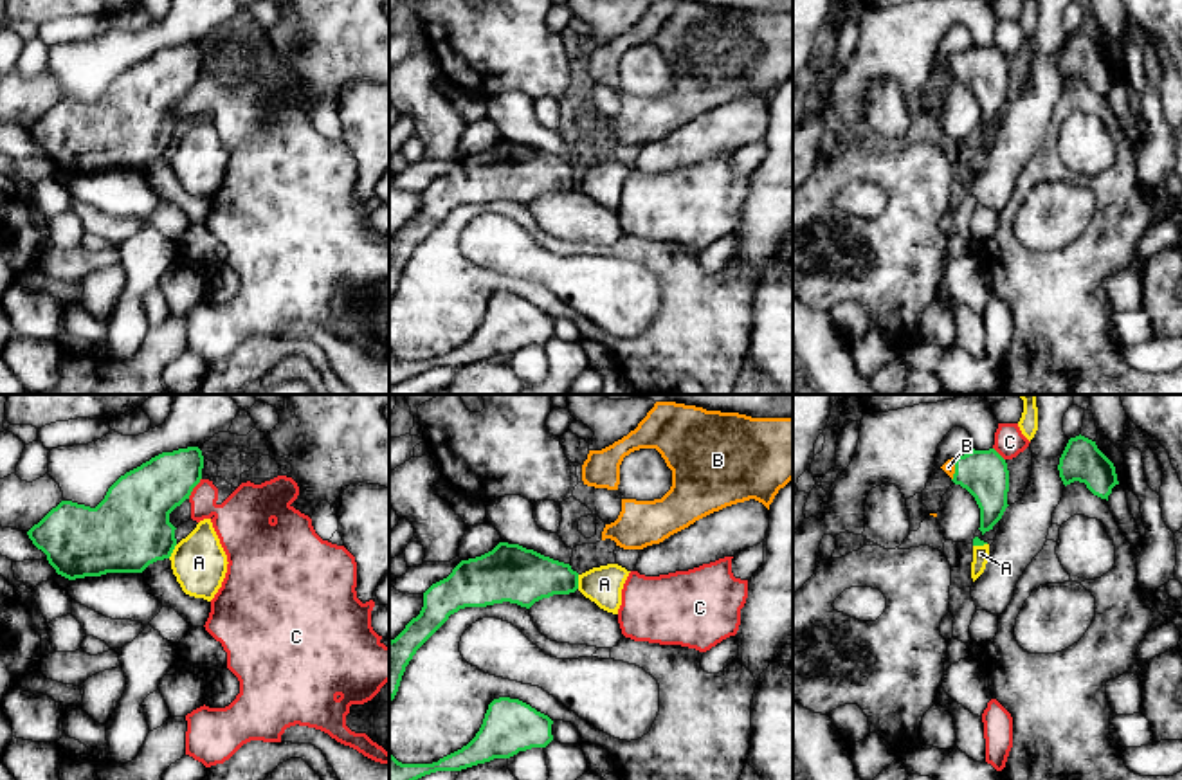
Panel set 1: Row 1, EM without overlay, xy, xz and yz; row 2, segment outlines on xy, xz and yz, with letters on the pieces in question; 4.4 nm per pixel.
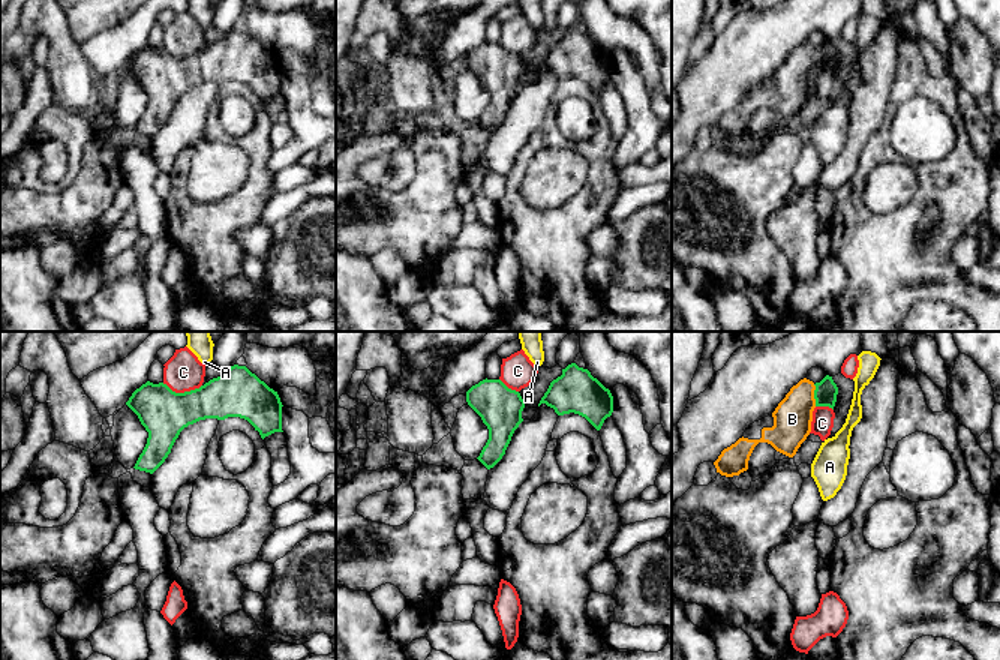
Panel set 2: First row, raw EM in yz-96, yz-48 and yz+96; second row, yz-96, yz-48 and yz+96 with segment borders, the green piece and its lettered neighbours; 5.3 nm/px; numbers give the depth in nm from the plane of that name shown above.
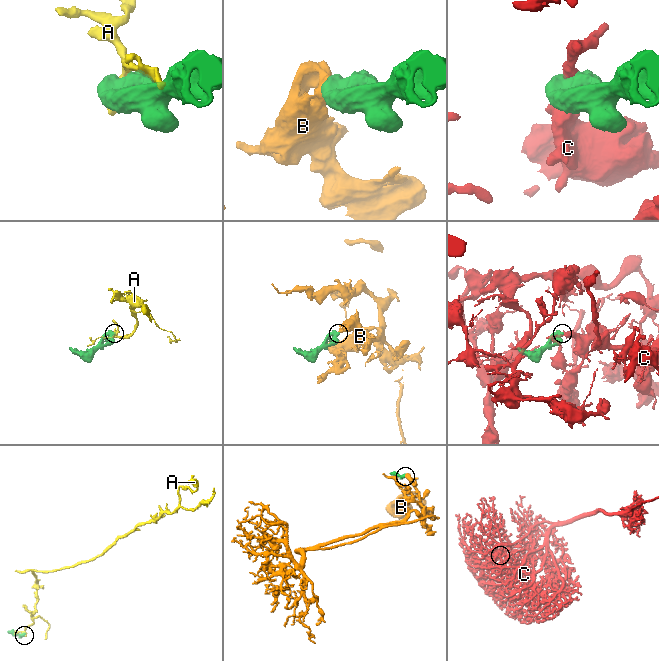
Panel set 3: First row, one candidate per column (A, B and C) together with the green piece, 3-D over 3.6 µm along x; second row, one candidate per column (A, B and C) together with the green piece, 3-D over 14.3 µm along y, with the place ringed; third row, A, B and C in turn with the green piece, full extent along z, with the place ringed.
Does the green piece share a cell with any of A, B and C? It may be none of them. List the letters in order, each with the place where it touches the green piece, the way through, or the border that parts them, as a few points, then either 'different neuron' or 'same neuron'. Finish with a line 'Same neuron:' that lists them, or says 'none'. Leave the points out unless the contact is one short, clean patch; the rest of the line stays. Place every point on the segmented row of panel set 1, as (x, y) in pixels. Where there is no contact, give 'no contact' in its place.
A: meets green in xy at (172, 552); border along xy (177, 544), (168, 557); different neuron
B: meets green in yz at (955, 469); runs through yz (984, 474), (955, 469), (948, 467); same neuron
C: meets green in xy at (193, 487); different neuron
Same neuron: B

